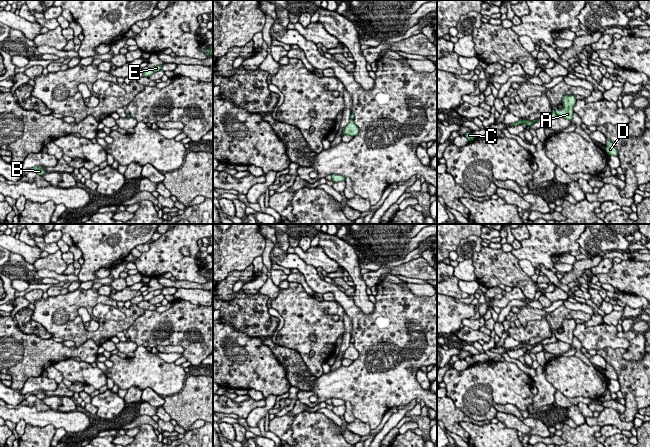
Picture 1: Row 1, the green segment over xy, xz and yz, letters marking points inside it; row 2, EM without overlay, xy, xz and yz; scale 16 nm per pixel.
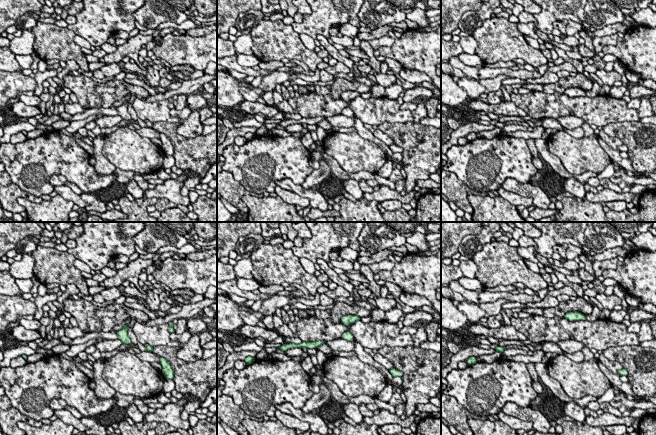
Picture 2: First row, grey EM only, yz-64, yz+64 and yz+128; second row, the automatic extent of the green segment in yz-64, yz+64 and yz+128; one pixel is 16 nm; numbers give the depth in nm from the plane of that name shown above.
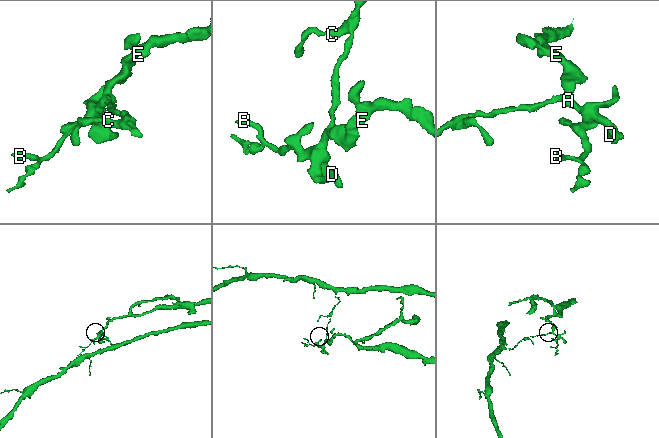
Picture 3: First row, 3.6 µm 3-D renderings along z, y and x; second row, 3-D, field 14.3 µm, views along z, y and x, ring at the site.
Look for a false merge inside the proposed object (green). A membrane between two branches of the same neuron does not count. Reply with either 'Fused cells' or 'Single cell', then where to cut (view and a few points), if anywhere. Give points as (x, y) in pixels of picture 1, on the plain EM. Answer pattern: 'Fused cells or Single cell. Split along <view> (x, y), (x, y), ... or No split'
Fused cells. Split along yz (555, 335), (558, 339)

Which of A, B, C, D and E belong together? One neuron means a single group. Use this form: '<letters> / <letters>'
A B D E / C

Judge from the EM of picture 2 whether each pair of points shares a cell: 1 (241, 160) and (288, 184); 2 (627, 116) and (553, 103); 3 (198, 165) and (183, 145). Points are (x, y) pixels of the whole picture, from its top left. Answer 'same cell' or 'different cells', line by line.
1: different cells
2: same cell
3: same cell

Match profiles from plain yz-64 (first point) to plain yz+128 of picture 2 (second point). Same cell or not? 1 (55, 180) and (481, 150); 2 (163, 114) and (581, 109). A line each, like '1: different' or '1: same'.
1: different
2: same

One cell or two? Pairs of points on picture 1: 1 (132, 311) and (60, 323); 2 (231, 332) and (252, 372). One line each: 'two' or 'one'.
1: one
2: one

